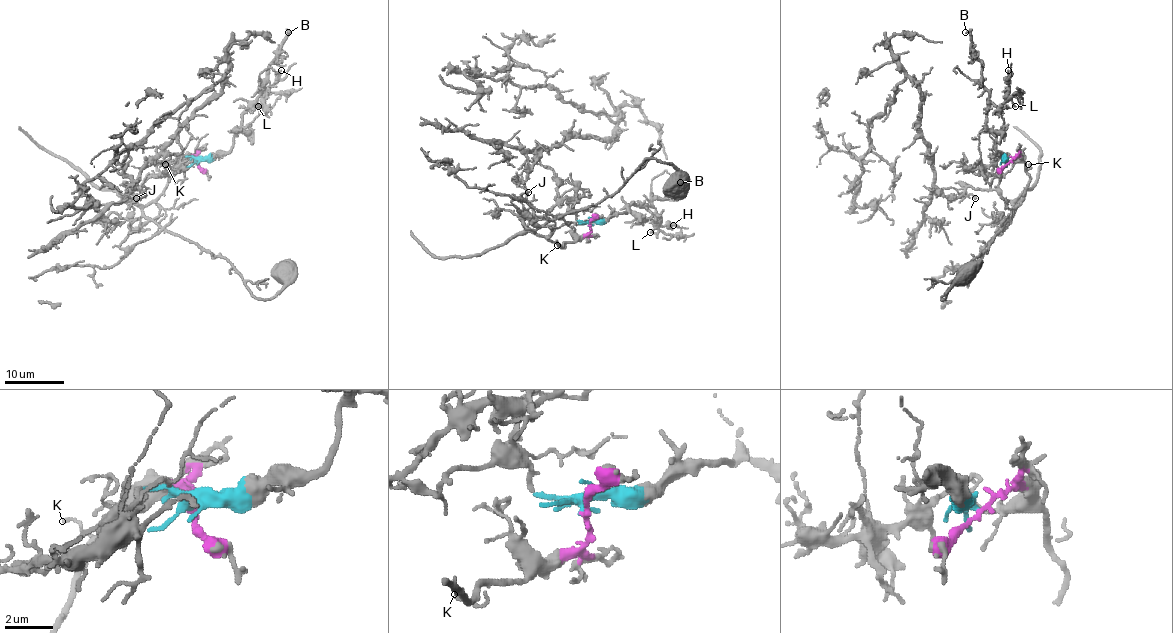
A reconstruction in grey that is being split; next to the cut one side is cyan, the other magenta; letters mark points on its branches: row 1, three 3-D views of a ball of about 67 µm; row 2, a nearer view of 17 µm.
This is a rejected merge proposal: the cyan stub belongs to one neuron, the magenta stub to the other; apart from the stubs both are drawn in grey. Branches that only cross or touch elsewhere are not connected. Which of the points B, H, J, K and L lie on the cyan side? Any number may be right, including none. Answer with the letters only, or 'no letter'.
B, H, L

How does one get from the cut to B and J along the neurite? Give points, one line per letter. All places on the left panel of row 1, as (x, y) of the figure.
B: (198, 161), (214, 159), (231, 149), (233, 134), (241, 124), (241, 113), (259, 94), (271, 63), (289, 33)
J: (198, 162), (189, 156), (155, 200), (143, 206), (137, 203), (140, 189), (132, 186), (128, 194), (135, 198)

